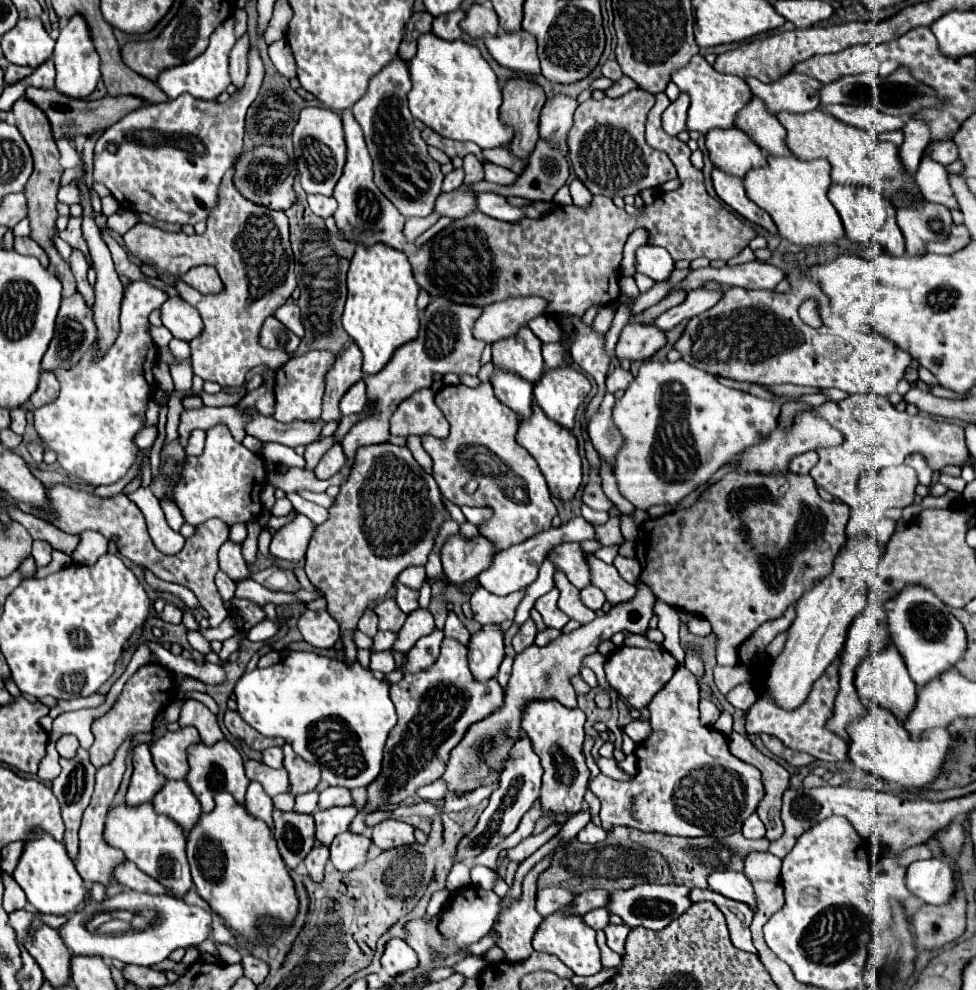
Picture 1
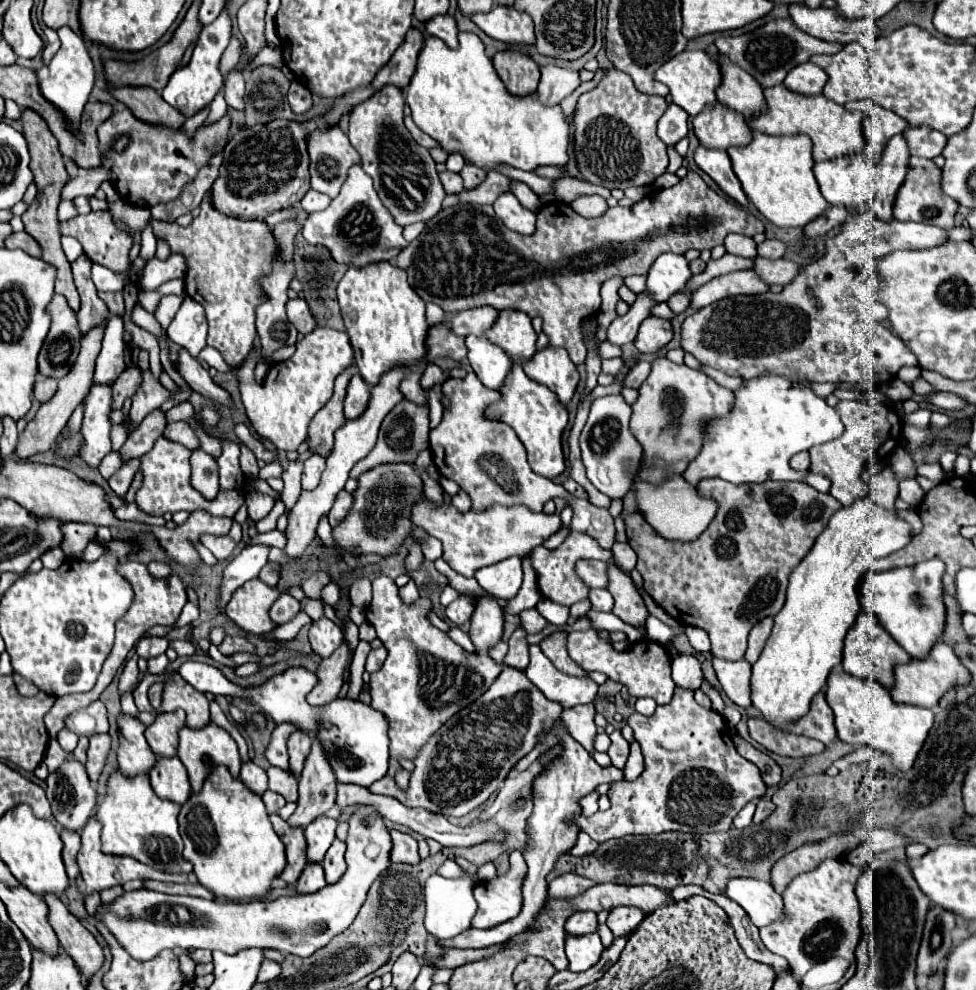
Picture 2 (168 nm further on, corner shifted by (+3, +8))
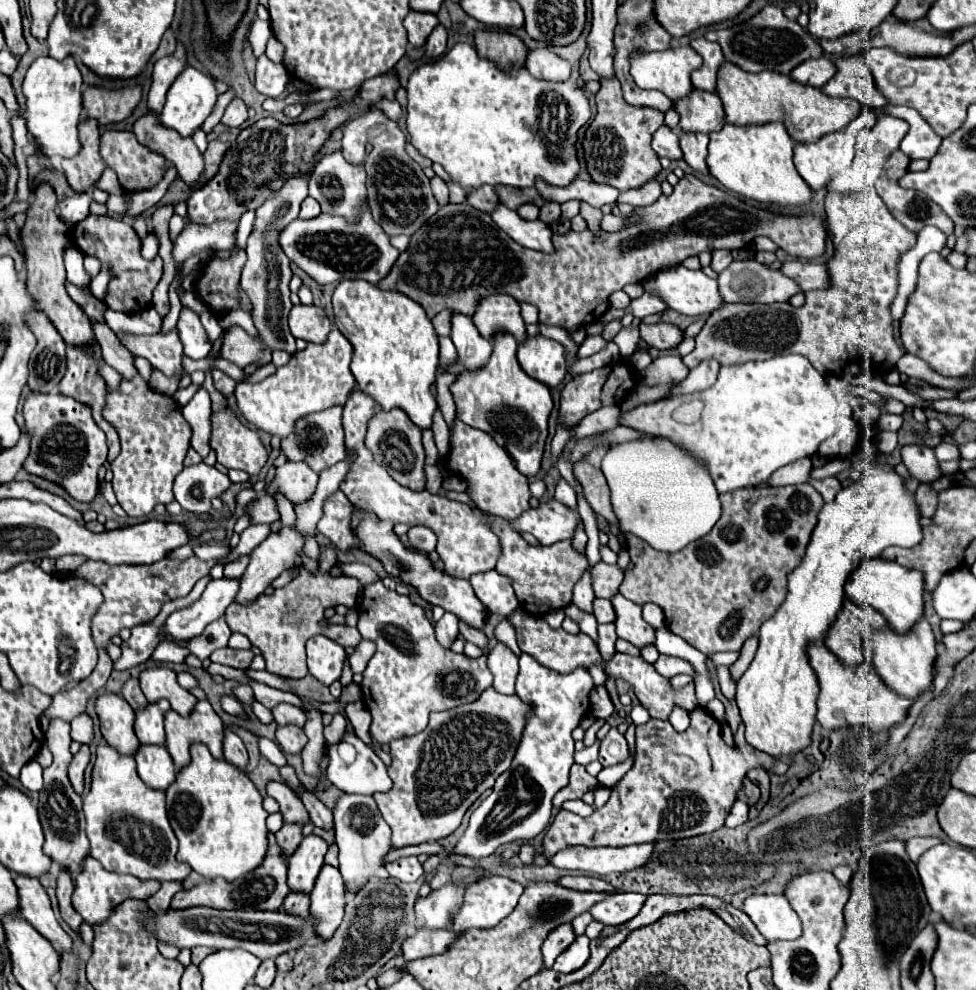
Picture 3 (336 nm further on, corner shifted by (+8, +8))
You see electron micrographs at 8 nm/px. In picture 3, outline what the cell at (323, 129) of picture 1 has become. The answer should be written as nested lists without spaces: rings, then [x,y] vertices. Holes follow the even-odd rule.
[[[341,150],[331,154],[323,154],[321,160],[313,166],[309,174],[309,194],[321,204],[321,210],[329,210],[331,214],[341,214],[349,220],[357,218],[357,208],[365,204],[365,168],[361,164],[351,164],[343,158]]]

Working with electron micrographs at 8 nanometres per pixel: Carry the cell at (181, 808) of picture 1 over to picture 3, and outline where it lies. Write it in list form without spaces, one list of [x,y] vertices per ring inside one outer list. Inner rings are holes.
[[[141,746],[133,756],[141,780],[155,790],[167,790],[177,776],[177,768],[165,746]]]

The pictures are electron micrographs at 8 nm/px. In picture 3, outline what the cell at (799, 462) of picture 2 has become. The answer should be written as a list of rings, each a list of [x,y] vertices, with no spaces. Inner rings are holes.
[[[811,458],[795,460],[795,462],[791,462],[791,464],[781,466],[779,470],[775,470],[775,472],[773,472],[773,478],[769,480],[769,484],[773,484],[773,486],[787,486],[787,484],[807,482],[811,468],[813,468]]]

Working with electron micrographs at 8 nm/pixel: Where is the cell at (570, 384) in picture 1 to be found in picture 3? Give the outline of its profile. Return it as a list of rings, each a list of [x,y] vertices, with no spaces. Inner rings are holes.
[[[543,336],[527,338],[525,344],[519,344],[517,360],[529,376],[549,388],[557,388],[567,376],[563,346]]]

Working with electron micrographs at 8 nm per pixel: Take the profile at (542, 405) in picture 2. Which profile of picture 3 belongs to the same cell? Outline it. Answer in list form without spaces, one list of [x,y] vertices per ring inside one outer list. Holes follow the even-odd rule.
[[[511,336],[493,338],[493,354],[487,366],[477,372],[459,374],[451,386],[457,414],[473,428],[485,430],[509,452],[515,466],[525,476],[537,476],[547,440],[547,424],[553,410],[553,398],[543,382],[527,376],[517,362],[517,342]]]

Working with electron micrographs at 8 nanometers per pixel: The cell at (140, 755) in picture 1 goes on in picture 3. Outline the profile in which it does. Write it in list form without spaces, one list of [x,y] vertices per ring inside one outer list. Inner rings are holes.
[[[103,694],[97,698],[97,714],[101,720],[101,734],[109,746],[119,754],[133,756],[141,742],[135,736],[135,710],[117,694]]]

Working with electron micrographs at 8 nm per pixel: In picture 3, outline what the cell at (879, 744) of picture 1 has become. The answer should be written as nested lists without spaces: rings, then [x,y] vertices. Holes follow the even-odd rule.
[[[823,644],[809,646],[807,654],[821,686],[817,698],[817,720],[825,730],[833,732],[849,726],[863,726],[871,732],[883,732],[895,728],[907,718],[913,702],[901,698],[899,694],[893,694],[893,690],[889,690],[881,682],[881,678],[877,678],[877,672],[871,662],[865,662],[859,668],[843,666]]]

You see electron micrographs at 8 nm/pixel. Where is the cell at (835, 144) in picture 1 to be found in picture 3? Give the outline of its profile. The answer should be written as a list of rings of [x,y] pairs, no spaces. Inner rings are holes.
[[[729,62],[721,64],[717,94],[725,106],[725,122],[733,126],[755,126],[781,120],[797,144],[813,144],[831,132],[843,130],[859,116],[863,106],[851,98],[829,98],[819,88],[793,82],[785,74],[745,72]]]

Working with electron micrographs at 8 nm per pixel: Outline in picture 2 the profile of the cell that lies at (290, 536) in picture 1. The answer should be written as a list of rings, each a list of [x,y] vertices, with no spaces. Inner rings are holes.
[[[248,546],[234,560],[230,560],[218,586],[218,612],[226,610],[234,590],[238,590],[248,580],[258,578],[258,572],[268,562],[268,550],[270,546]]]

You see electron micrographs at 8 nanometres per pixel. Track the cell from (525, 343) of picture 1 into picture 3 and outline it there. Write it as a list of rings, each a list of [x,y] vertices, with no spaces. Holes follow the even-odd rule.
[[[507,294],[485,298],[485,302],[477,306],[477,314],[473,314],[473,324],[487,340],[493,340],[497,334],[511,334],[519,344],[527,340],[519,302],[515,298],[509,298]]]

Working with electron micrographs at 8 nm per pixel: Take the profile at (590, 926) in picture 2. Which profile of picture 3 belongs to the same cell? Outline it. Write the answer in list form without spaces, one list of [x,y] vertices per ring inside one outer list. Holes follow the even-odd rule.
[[[561,924],[561,926],[557,926],[557,928],[547,936],[547,940],[545,940],[545,944],[543,944],[545,966],[551,968],[553,962],[555,962],[555,958],[557,958],[567,946],[571,946],[571,942],[575,942],[575,938],[577,938],[577,934],[575,934],[575,930],[573,930],[571,924]]]

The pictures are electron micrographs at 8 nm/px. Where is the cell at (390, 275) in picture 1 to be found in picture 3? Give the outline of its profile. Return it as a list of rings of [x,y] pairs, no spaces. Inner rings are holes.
[[[345,280],[339,282],[333,292],[333,310],[335,310],[335,324],[339,332],[351,342],[353,346],[353,360],[351,372],[357,380],[359,390],[369,394],[383,410],[401,408],[409,414],[409,418],[421,428],[431,428],[433,412],[437,410],[437,402],[429,392],[431,382],[435,382],[437,360],[439,360],[439,344],[437,334],[433,330],[431,320],[427,318],[421,304],[405,296],[397,290],[381,290],[377,284],[367,280]]]

